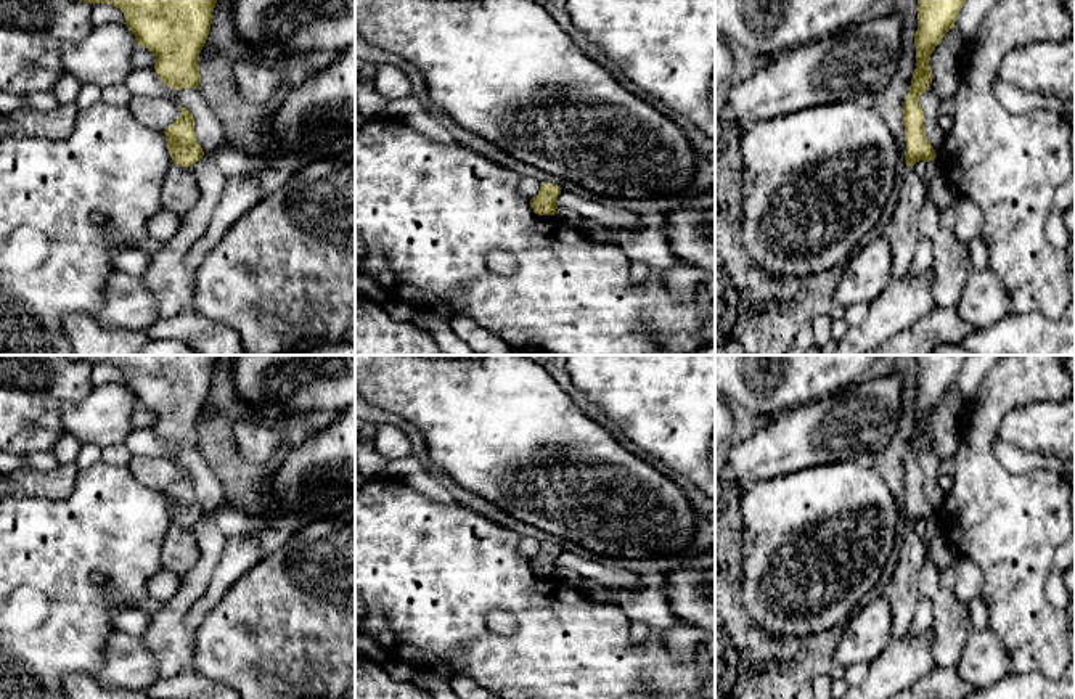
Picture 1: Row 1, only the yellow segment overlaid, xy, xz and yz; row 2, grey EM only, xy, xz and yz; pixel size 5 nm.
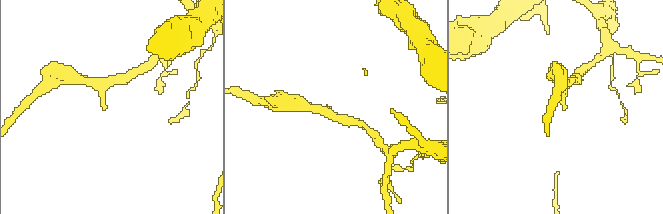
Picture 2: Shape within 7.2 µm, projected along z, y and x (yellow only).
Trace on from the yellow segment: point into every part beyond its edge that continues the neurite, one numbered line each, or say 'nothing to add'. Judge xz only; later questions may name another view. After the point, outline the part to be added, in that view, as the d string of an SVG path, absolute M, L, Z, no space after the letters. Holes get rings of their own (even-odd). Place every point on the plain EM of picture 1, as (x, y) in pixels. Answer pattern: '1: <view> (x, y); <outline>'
nothing to add

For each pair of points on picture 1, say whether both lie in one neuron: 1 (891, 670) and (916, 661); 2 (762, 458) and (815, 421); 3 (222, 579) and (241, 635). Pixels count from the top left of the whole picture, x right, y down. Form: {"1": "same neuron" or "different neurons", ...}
{"1": "same neuron", "2": "same neuron", "3": "different neurons"}

